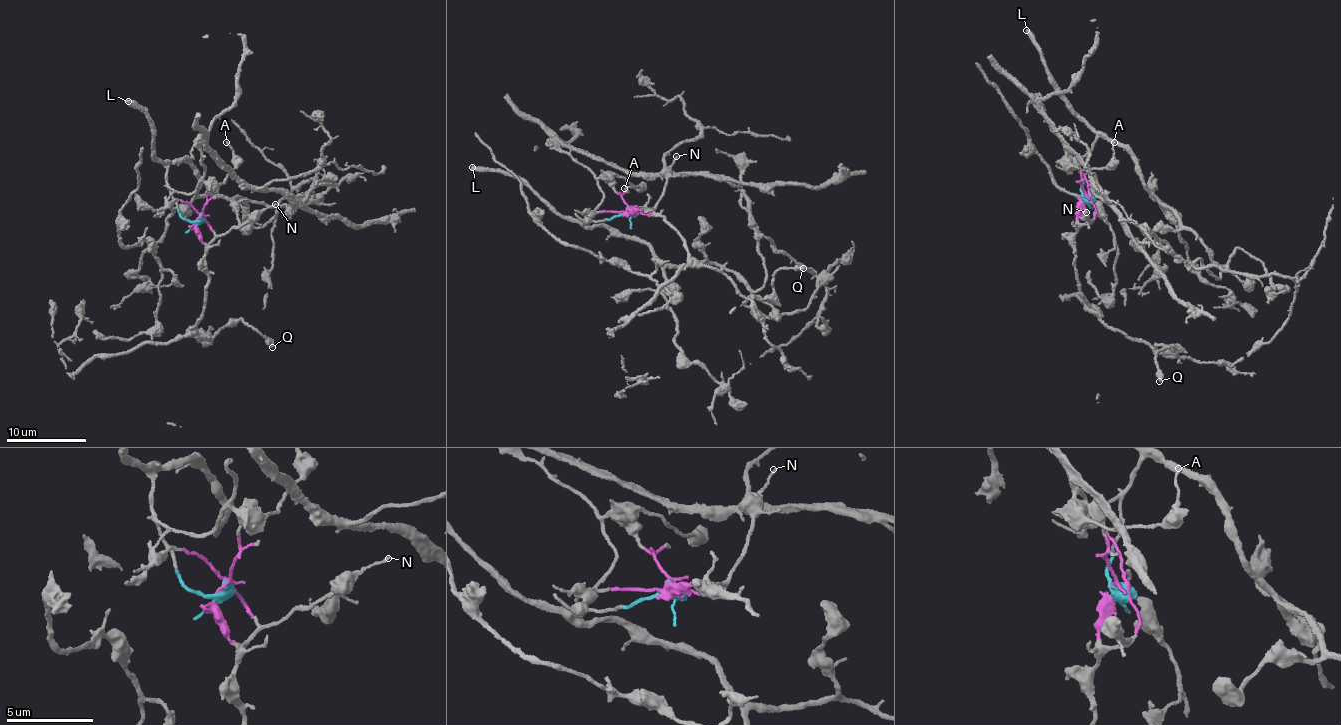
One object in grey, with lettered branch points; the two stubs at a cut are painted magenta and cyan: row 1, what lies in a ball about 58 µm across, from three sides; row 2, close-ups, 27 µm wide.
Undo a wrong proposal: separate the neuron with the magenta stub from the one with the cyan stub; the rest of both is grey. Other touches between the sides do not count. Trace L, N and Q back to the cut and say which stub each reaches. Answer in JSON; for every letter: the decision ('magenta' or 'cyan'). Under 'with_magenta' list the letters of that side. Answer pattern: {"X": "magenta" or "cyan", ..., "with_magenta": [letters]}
{"L": "cyan", "N": "magenta", "Q": "magenta", "with_magenta": ["N", "Q"]}

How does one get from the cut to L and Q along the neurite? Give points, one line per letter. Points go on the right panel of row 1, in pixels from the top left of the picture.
L: (1086, 197), (1080, 196), (1094, 132), (1075, 114), (1031, 34), (1026, 30)
Q: (1086, 195), (1073, 236), (1079, 294), (1113, 328), (1151, 347), (1172, 346), (1157, 351), (1159, 382)

